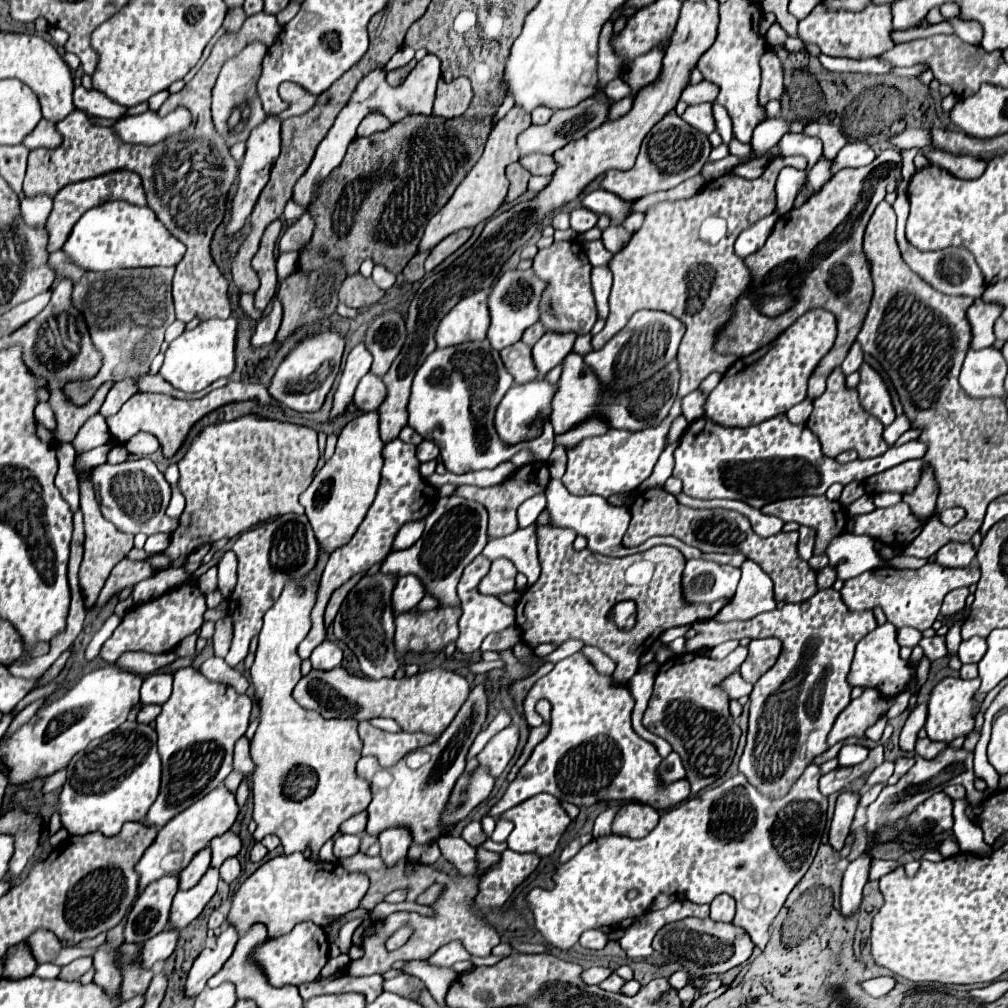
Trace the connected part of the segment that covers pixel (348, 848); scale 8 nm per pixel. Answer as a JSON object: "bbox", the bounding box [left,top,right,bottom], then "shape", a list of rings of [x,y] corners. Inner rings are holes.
{"bbox":[334,836,360,858],"shape":[[[336,836],[334,840],[334,856],[336,858],[348,858],[354,856],[360,848],[360,836]]]}

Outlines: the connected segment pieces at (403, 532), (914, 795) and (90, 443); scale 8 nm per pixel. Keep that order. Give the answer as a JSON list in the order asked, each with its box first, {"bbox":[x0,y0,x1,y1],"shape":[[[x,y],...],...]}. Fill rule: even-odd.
[{"bbox":[392,520,424,552],"shape":[[[424,520],[410,522],[404,525],[396,535],[394,544],[392,544],[392,552],[412,546],[412,544],[422,537],[424,527]]]},{"bbox":[866,750,982,832],"shape":[[[944,750],[940,752],[936,758],[932,760],[924,760],[917,754],[914,756],[916,764],[906,772],[904,778],[900,778],[894,786],[884,786],[880,796],[866,808],[866,830],[868,832],[876,832],[878,828],[886,826],[886,824],[896,824],[902,822],[908,814],[912,814],[912,810],[922,804],[926,798],[930,798],[932,794],[940,792],[942,788],[950,786],[950,784],[962,784],[966,788],[966,796],[972,804],[982,802],[982,792],[978,792],[974,788],[974,770],[972,770],[972,752],[964,752],[964,750]]]},{"bbox":[72,414,110,452],"shape":[[[100,414],[90,417],[76,434],[72,446],[76,452],[88,452],[96,446],[104,446],[110,439],[105,418]]]}]

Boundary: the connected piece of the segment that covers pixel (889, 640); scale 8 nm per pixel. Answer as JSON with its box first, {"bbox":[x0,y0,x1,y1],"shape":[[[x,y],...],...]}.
{"bbox":[850,622,916,698],"shape":[[[886,622],[884,626],[878,626],[872,634],[868,634],[864,640],[860,640],[860,644],[856,646],[856,656],[852,662],[852,672],[850,672],[850,684],[852,686],[866,686],[866,688],[878,688],[882,692],[882,696],[890,698],[892,694],[900,694],[906,684],[912,680],[912,676],[916,674],[916,668],[910,668],[910,662],[900,660],[900,646],[896,642],[896,632],[898,628],[890,622]]]}

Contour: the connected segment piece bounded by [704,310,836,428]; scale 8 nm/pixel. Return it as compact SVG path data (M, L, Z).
M810 310L800 320L796 320L788 330L784 330L776 340L758 348L756 352L738 358L722 376L720 384L708 394L704 402L704 412L708 418L716 420L724 426L752 426L760 424L772 416L786 414L792 406L804 402L808 398L808 380L818 366L818 362L830 352L836 340L836 320L828 310Z

